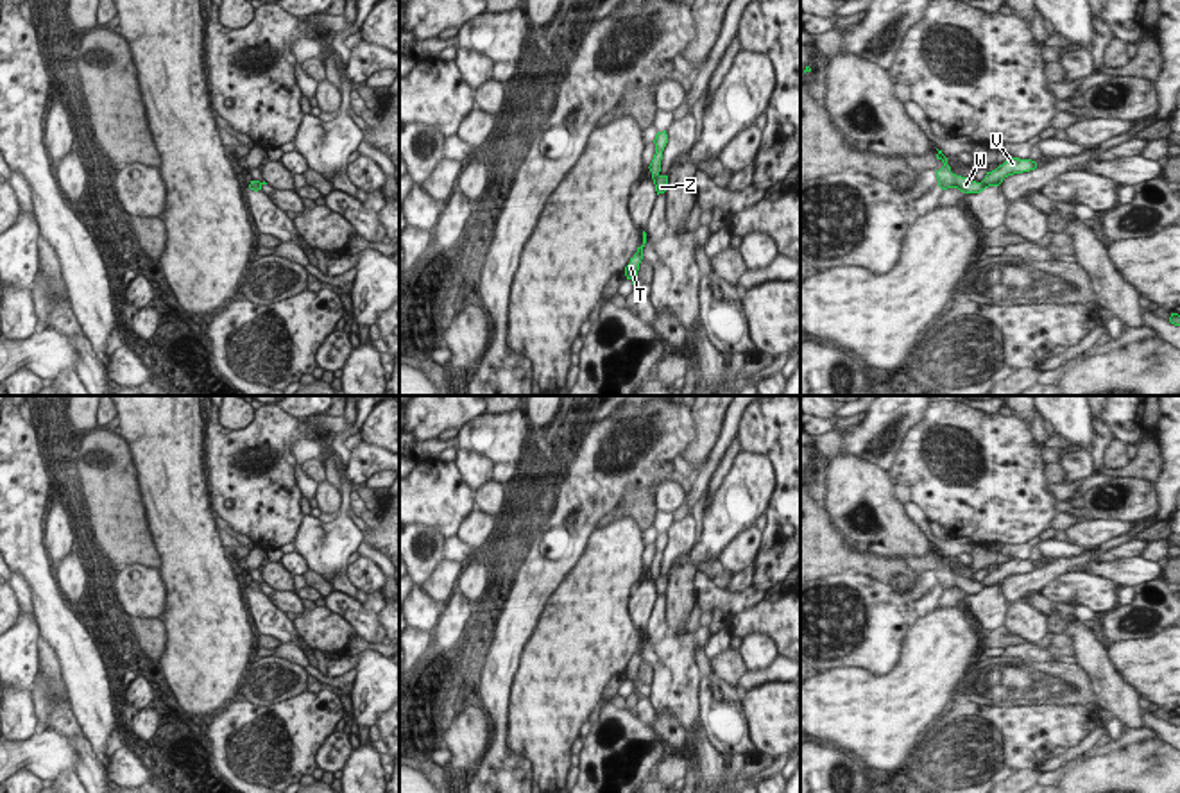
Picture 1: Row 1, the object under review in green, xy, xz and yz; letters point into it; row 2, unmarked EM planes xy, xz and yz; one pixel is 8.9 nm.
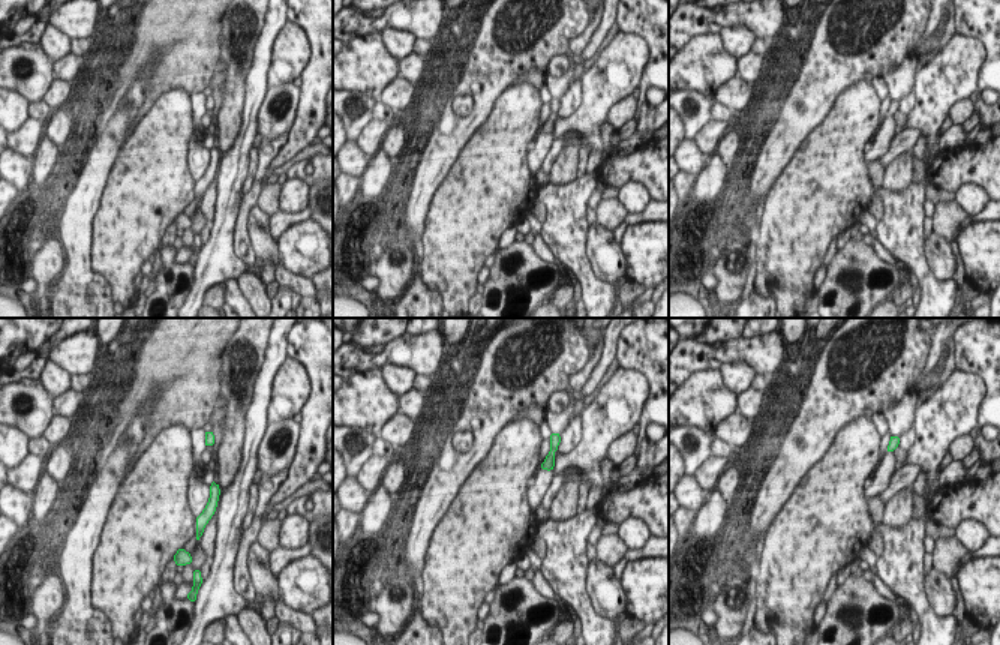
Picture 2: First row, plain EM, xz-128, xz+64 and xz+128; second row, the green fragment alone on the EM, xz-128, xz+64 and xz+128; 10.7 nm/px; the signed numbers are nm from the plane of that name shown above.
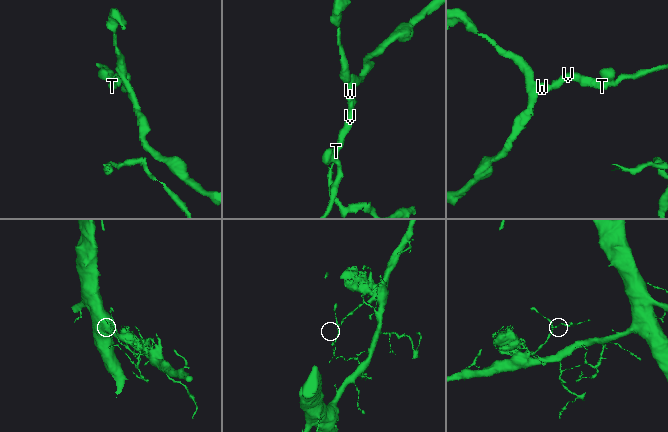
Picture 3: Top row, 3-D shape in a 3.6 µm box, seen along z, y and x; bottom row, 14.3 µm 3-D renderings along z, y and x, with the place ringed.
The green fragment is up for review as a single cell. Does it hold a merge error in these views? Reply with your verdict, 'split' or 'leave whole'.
split

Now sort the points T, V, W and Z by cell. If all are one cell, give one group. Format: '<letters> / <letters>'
T V Z / W

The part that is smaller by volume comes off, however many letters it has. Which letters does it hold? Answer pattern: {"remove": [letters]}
{"remove": ["T", "V", "Z"]}

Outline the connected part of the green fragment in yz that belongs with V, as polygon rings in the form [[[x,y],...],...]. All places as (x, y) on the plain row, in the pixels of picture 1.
[[[1012,559],[1012,560],[1005,562],[1003,566],[999,566],[996,571],[987,573],[981,585],[985,589],[999,587],[1005,578],[1013,576],[1013,575],[1030,573],[1030,571],[1035,571],[1035,569],[1037,569],[1037,564],[1031,562],[1031,560]]]

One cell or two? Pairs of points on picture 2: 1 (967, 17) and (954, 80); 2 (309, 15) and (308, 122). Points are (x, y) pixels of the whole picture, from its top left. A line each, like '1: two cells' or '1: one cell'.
1: two cells
2: one cell

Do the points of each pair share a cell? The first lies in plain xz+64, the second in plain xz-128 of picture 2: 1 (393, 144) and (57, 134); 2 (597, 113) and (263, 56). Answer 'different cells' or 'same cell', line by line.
1: same cell
2: different cells

